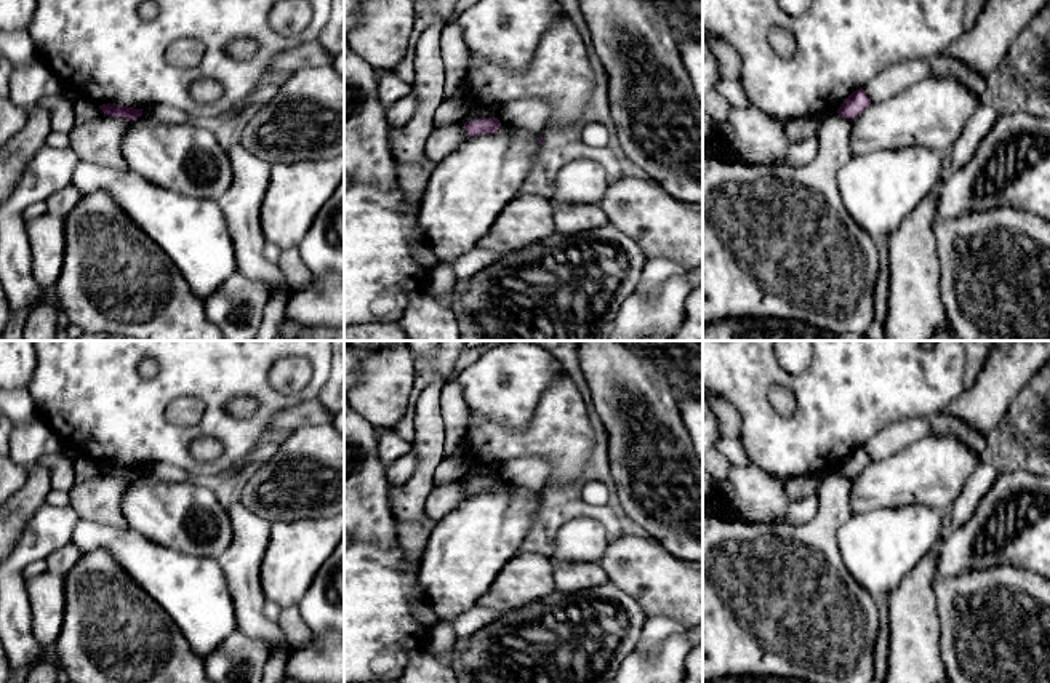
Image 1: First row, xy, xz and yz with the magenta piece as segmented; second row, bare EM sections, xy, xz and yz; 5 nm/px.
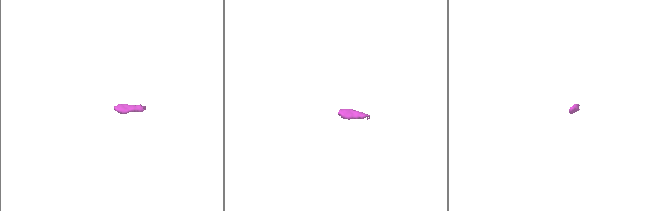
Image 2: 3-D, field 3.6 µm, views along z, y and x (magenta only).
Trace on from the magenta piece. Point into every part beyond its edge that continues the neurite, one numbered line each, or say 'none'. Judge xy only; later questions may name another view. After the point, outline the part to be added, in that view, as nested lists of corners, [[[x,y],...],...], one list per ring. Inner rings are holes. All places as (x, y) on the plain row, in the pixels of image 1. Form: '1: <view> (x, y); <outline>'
1: xy (85, 469); [[[72,457],[72,464],[75,481],[88,481],[106,473],[99,464],[90,457]]]

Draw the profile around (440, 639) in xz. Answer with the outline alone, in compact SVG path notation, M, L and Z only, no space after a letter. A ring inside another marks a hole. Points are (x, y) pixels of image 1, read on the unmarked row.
M435 622L426 637L424 649L434 656L442 656L450 649L456 648L456 633L451 624L447 622Z

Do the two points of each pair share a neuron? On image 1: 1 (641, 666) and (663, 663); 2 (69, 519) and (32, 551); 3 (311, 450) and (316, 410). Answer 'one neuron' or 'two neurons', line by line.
1: one neuron
2: one neuron
3: two neurons

